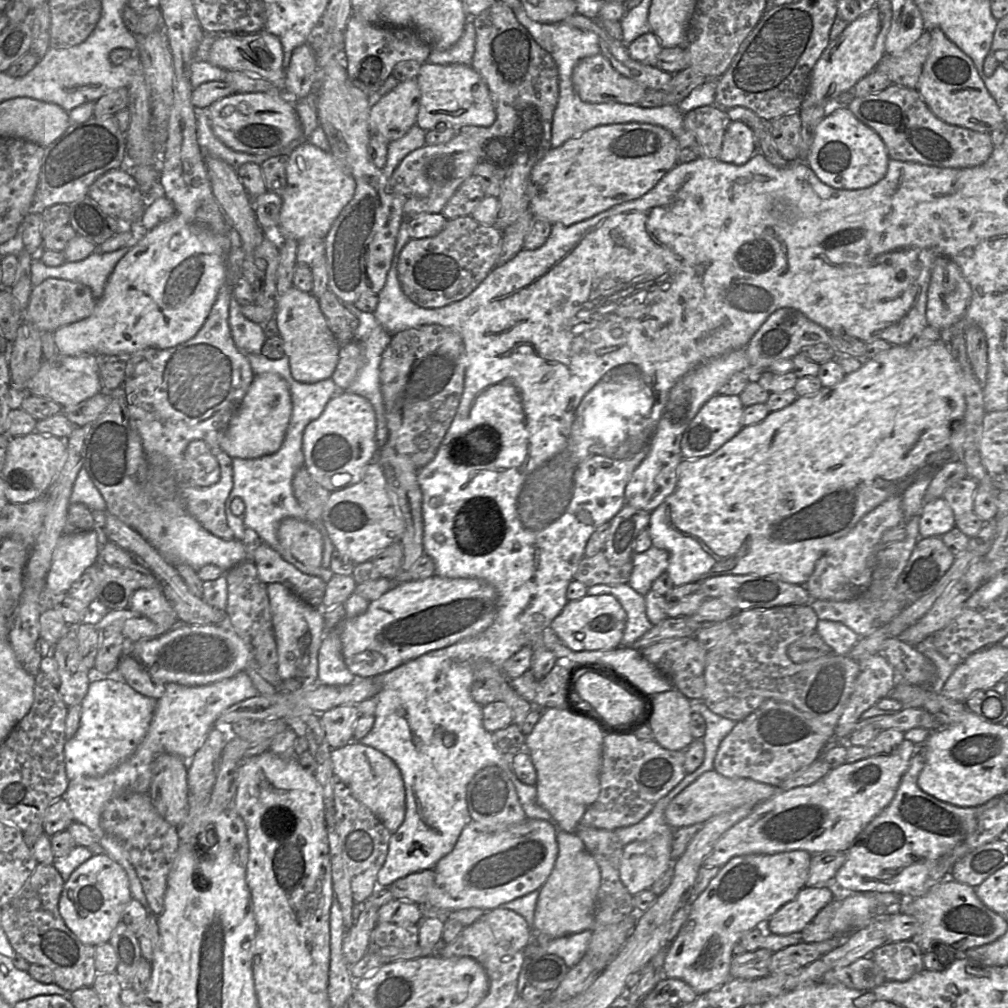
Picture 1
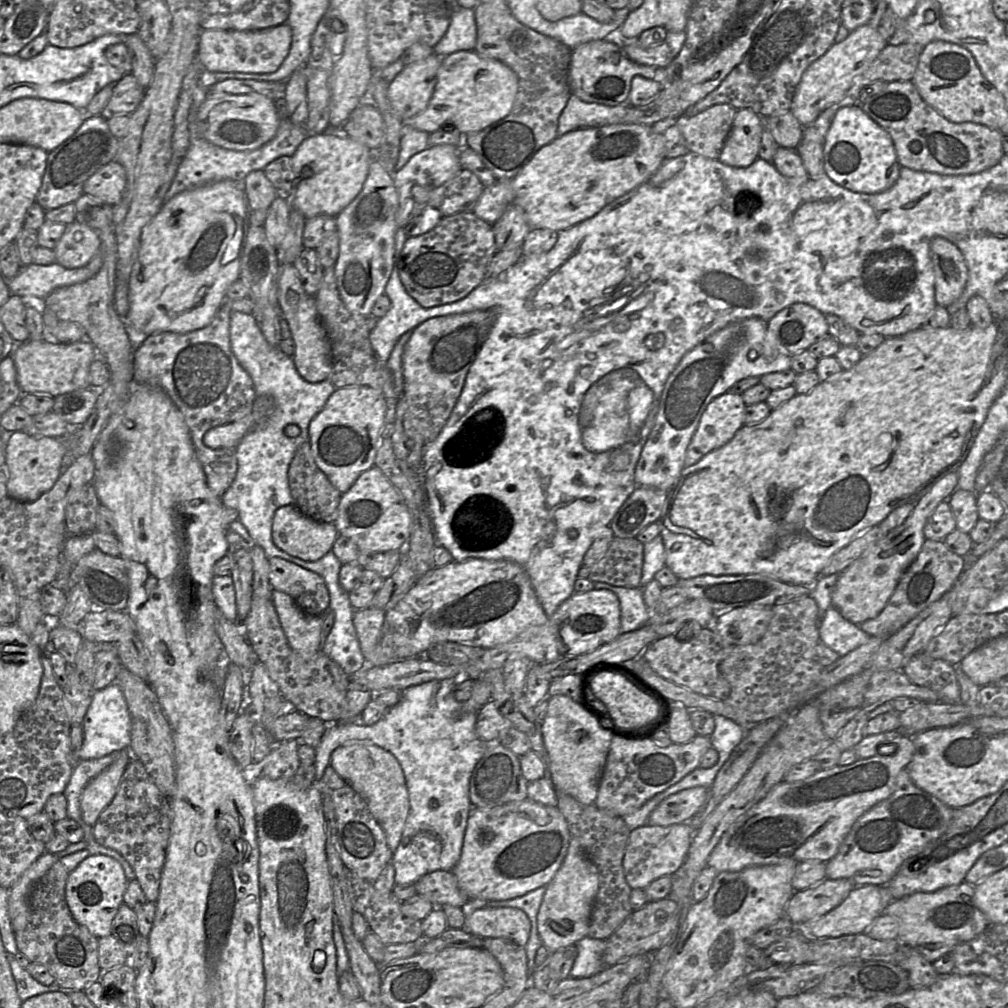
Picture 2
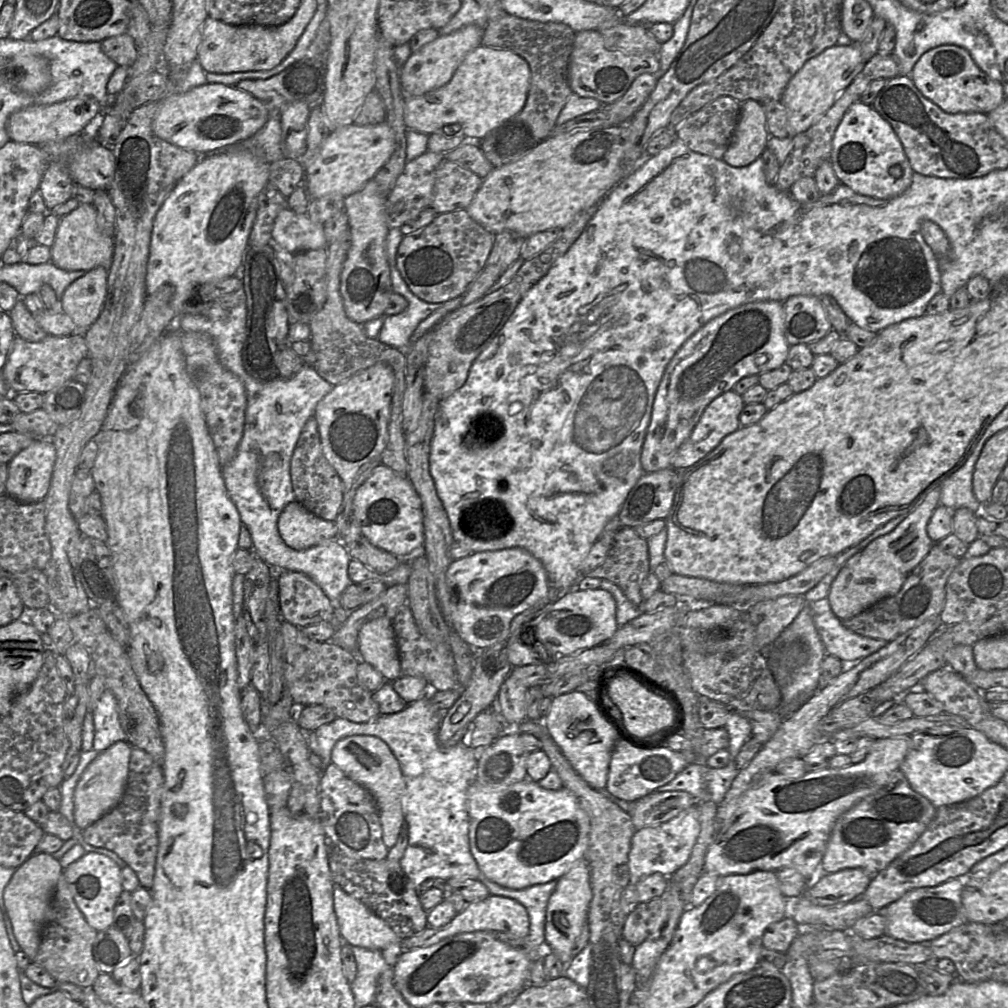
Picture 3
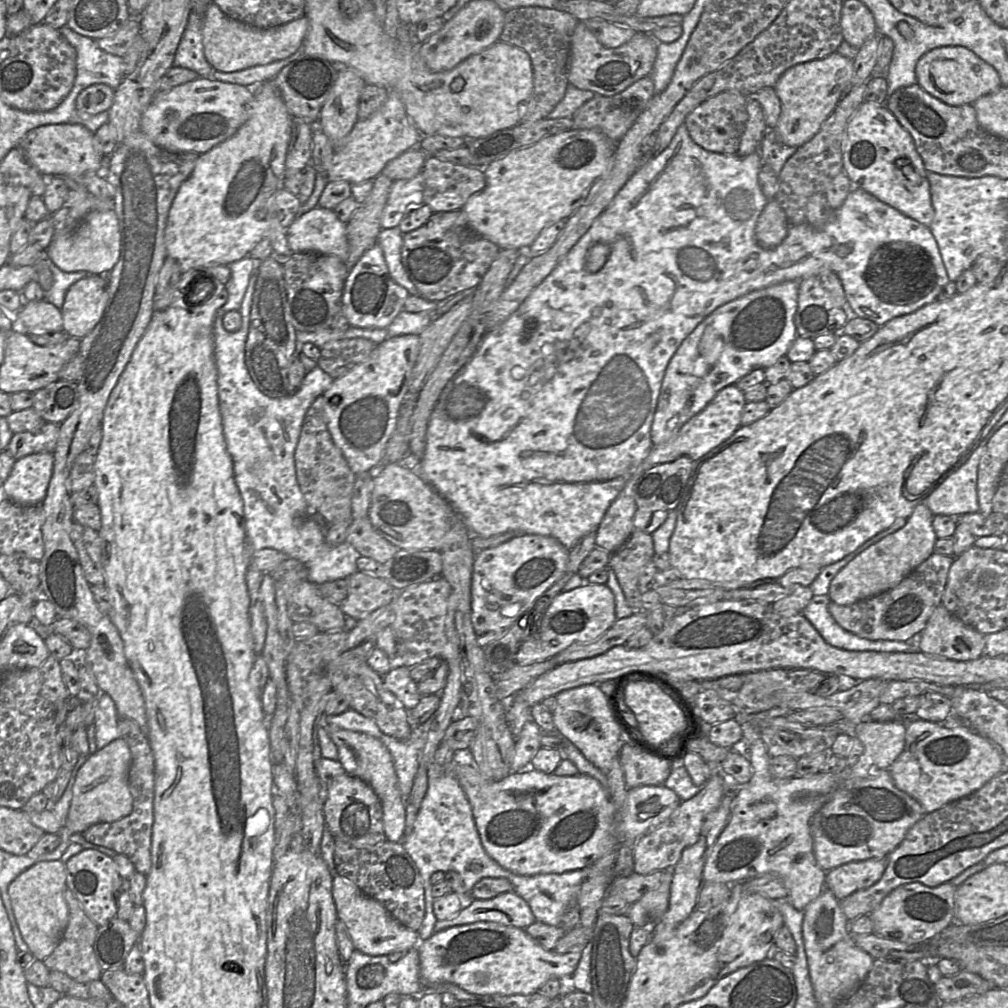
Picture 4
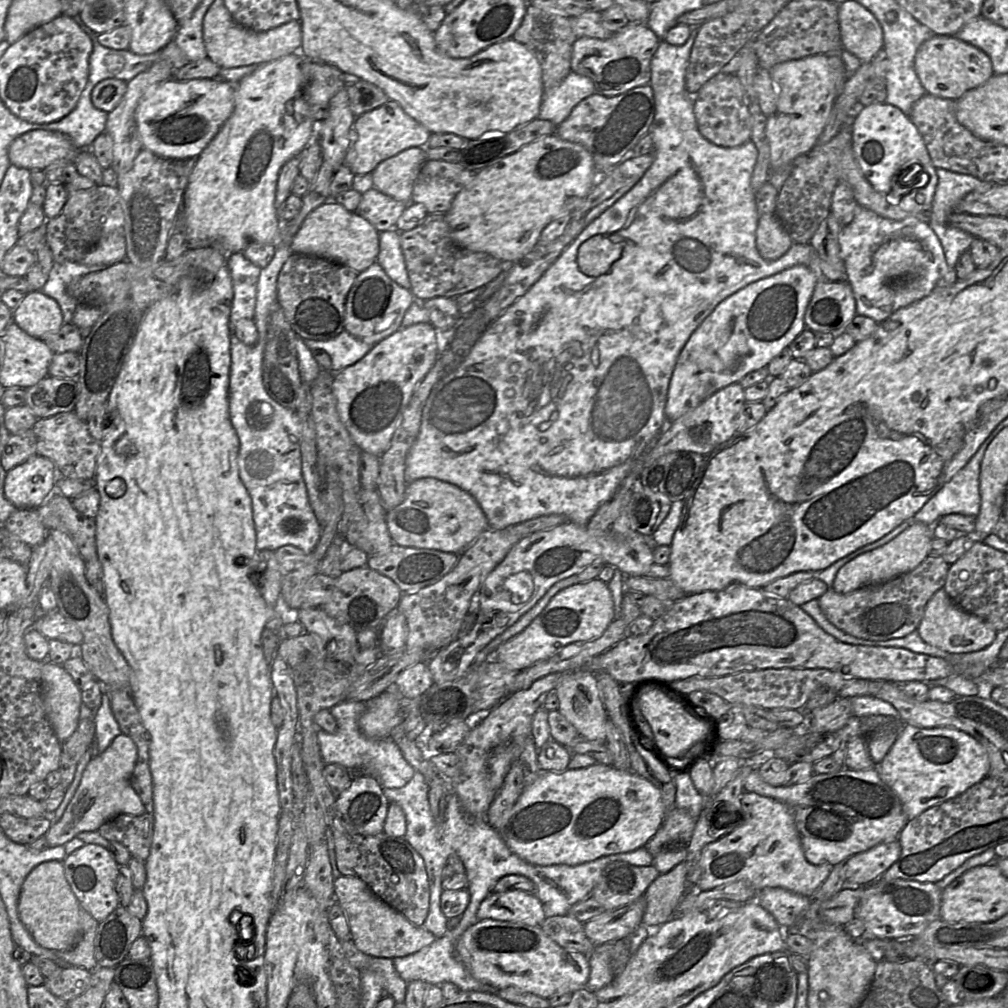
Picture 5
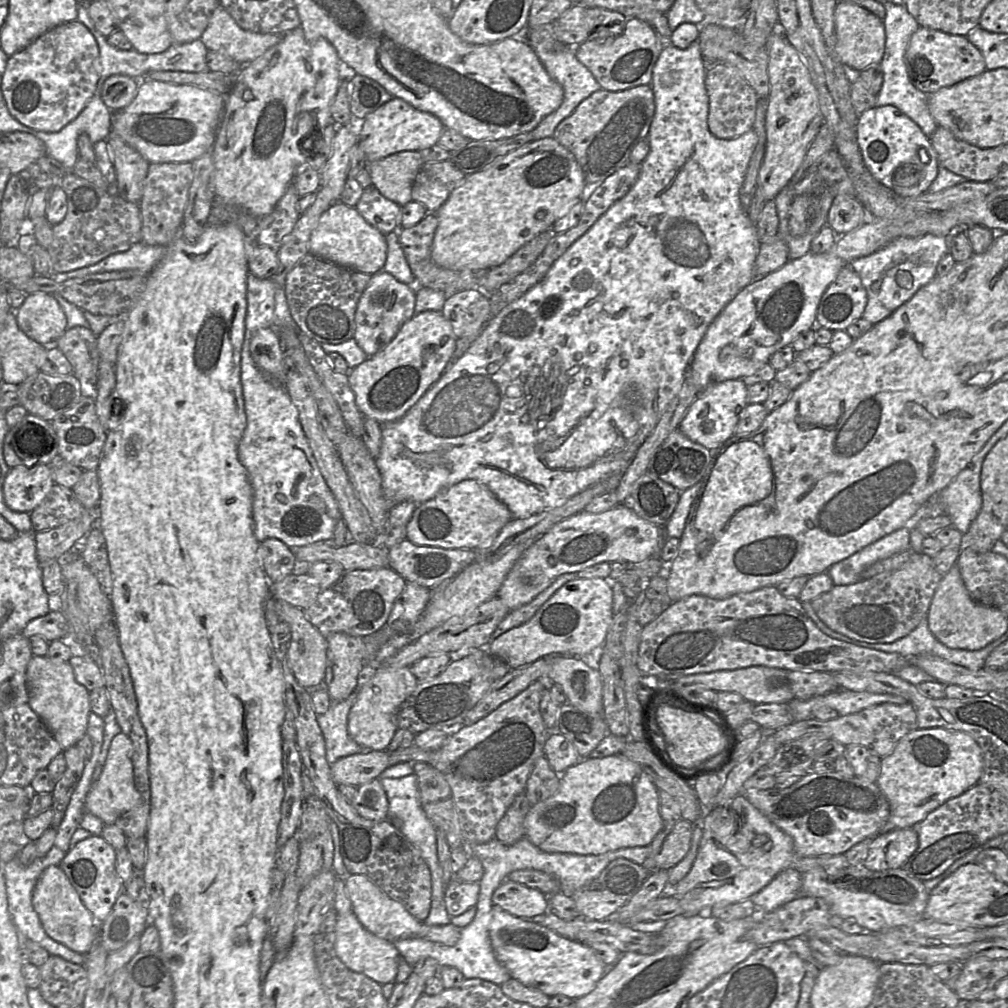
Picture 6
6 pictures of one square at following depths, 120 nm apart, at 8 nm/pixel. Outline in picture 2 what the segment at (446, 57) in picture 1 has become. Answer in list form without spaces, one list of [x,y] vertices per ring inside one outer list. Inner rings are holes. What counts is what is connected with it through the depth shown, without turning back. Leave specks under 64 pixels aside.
[[[457,7],[450,25],[442,39],[433,47],[433,52],[448,56],[461,50],[475,50],[477,27],[474,9]]]

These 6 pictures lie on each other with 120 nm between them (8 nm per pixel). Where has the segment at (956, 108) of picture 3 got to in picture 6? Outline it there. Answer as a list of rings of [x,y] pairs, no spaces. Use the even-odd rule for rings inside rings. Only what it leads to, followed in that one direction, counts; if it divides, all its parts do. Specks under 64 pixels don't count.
[[[920,26],[911,36],[905,54],[905,63],[913,85],[927,95],[979,75],[986,70],[982,53],[966,36],[952,35],[923,26]]]

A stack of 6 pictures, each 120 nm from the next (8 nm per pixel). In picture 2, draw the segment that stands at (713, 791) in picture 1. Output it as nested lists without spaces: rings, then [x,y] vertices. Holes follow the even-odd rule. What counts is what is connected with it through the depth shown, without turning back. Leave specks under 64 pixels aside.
[[[693,787],[664,799],[649,815],[650,826],[670,826],[689,822],[706,802],[709,789]]]

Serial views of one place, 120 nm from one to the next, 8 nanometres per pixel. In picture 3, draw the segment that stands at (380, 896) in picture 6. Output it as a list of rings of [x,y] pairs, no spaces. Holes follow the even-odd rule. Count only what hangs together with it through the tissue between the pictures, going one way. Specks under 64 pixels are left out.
[[[334,885],[334,910],[343,942],[352,946],[382,951],[401,939],[392,928],[362,902]]]

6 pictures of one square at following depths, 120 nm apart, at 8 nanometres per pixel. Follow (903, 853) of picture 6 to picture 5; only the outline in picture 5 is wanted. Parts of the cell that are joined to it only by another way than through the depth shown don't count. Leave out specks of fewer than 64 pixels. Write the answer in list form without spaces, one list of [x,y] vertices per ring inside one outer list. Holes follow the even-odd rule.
[[[896,839],[881,843],[858,853],[844,862],[848,886],[866,886],[883,875],[901,854],[901,845]]]

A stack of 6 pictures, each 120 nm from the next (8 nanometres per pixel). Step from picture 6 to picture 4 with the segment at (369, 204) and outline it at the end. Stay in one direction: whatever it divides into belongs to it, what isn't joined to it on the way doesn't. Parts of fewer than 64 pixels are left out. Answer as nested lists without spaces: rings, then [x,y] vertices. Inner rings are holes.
[[[423,175],[405,180],[395,180],[380,218],[381,229],[399,226],[404,216],[423,203]]]

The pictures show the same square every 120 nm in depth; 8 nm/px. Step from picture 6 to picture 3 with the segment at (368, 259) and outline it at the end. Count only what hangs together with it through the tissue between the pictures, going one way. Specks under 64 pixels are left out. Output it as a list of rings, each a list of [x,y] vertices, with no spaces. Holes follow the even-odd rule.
[[[287,205],[275,218],[272,241],[293,254],[327,248],[324,225],[314,223],[308,214],[296,214]]]

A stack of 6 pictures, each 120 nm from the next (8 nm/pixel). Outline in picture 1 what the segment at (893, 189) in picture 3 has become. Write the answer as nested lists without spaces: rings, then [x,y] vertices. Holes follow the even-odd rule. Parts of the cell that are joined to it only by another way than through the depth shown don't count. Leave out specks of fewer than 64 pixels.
[[[844,106],[825,116],[818,124],[804,163],[828,186],[836,189],[861,189],[875,185],[885,177],[889,160],[881,137]]]

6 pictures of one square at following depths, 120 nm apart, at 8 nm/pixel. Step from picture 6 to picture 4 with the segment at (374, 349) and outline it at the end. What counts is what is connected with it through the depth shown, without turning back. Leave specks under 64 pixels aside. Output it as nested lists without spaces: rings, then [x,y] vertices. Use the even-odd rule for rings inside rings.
[[[376,243],[348,272],[342,293],[342,312],[352,327],[387,329],[403,310],[409,292],[390,276],[383,251]]]

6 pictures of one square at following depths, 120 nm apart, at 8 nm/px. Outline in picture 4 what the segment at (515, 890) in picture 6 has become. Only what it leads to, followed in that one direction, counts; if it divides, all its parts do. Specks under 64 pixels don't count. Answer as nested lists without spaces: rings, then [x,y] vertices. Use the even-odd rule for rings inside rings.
[[[513,891],[501,893],[491,899],[474,899],[455,916],[437,921],[435,932],[452,926],[479,921],[496,922],[505,926],[525,929],[536,921],[528,903]]]

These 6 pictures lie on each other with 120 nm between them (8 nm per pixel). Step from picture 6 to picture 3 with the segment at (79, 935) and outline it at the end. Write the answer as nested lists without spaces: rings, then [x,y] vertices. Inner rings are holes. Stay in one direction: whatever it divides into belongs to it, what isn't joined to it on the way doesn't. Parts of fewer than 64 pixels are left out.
[[[34,853],[16,869],[4,889],[4,904],[12,923],[15,938],[31,962],[37,955],[42,929],[48,920],[52,894],[63,871],[59,860],[51,854]]]

